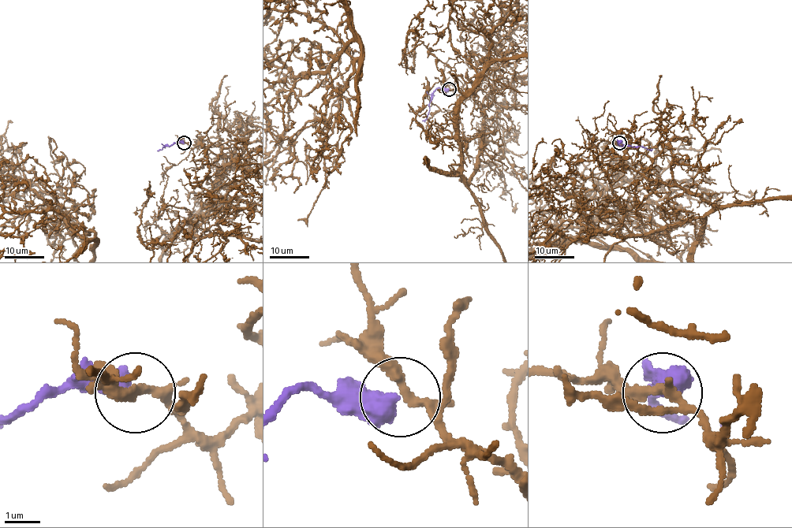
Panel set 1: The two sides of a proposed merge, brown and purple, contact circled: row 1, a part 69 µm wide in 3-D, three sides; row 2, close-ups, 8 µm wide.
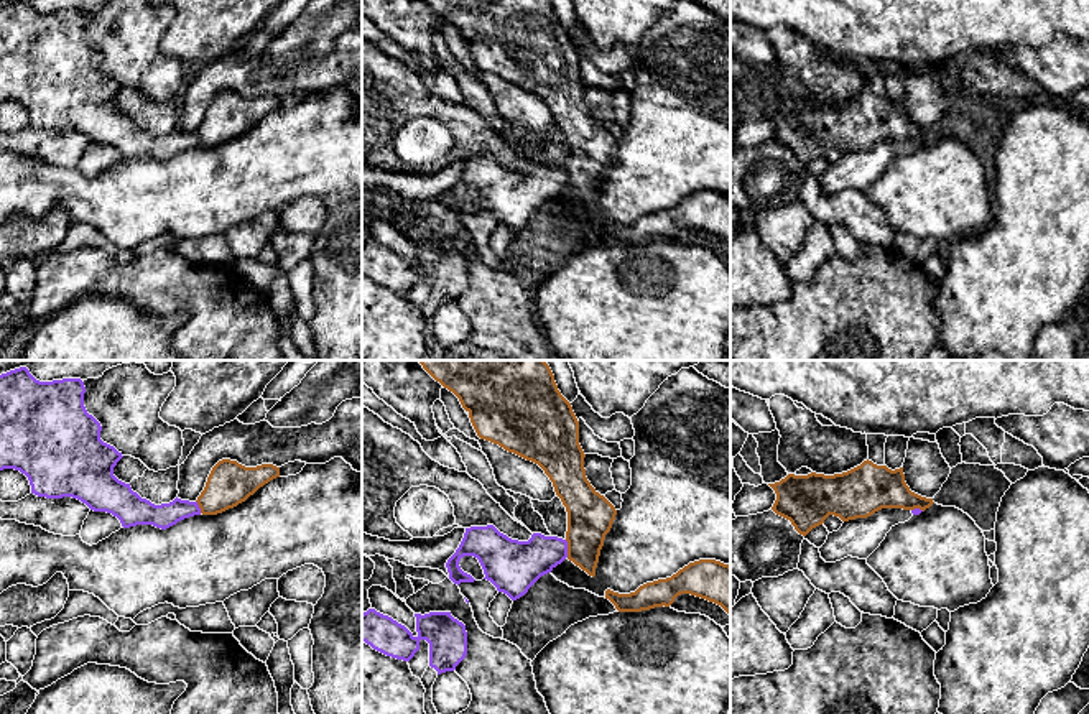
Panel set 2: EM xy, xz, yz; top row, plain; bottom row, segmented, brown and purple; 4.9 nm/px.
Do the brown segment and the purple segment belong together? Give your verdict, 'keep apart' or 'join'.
keep apart

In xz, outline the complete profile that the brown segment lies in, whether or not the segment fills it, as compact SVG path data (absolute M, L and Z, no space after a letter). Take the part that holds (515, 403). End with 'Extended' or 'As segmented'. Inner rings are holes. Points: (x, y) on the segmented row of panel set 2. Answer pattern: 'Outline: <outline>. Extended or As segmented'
Outline: M419 360L419 364L459 398L480 439L498 444L544 471L568 512L568 559L594 577L617 510L586 477L579 421L571 403L558 390L549 365L544 360Z. As segmented

